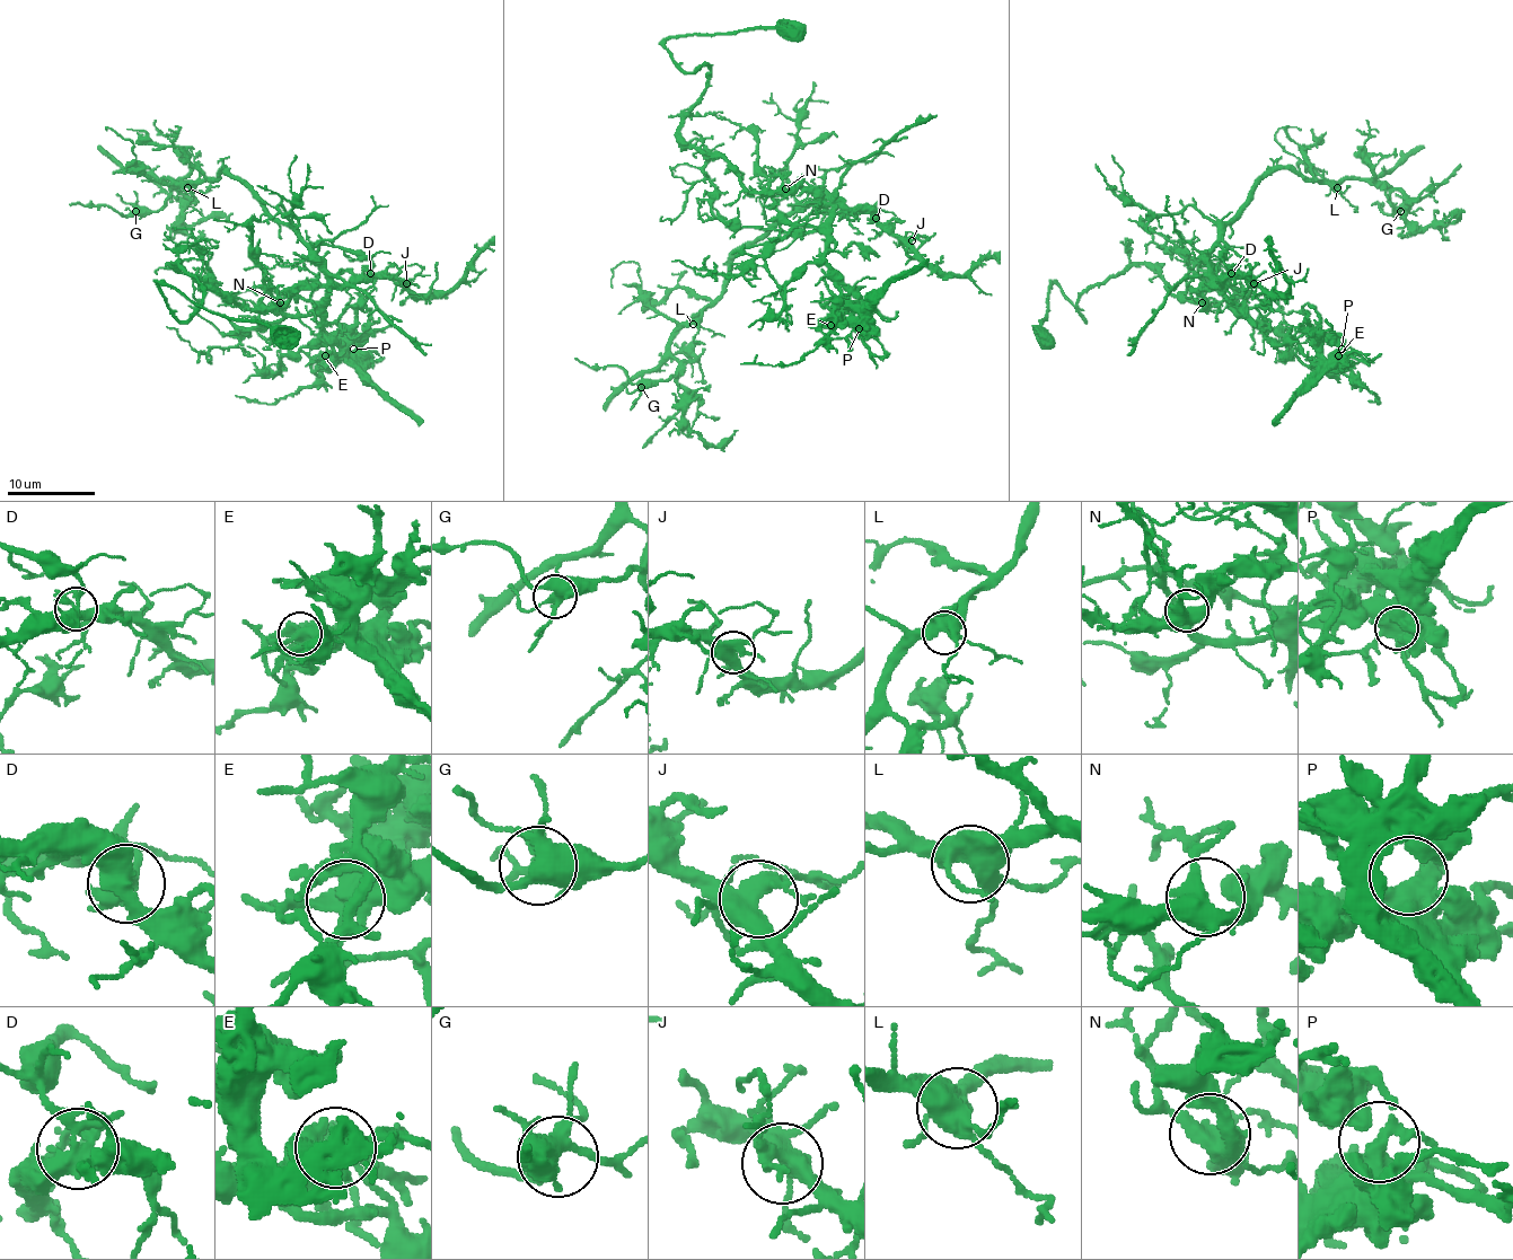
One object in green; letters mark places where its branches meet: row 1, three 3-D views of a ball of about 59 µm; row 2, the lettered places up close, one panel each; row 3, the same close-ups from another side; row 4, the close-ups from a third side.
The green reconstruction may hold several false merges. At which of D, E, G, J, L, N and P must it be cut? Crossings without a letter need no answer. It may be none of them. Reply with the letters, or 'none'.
D, E

